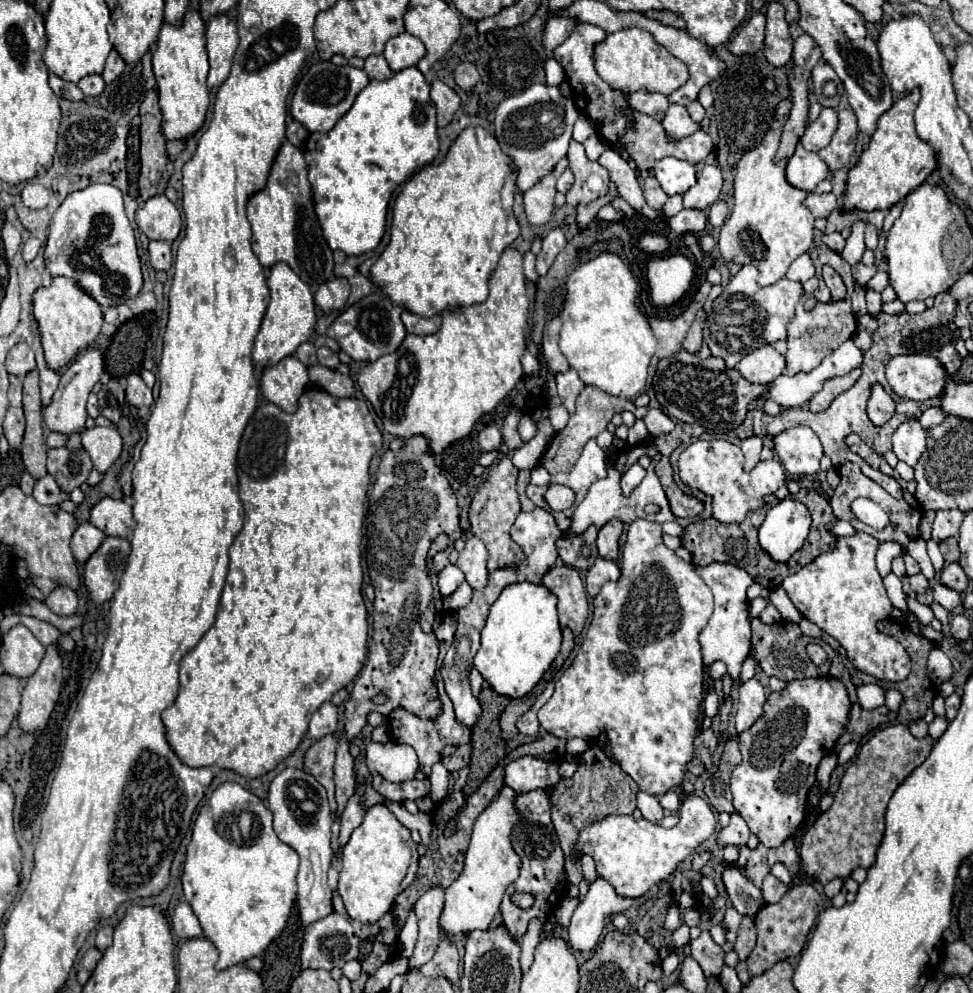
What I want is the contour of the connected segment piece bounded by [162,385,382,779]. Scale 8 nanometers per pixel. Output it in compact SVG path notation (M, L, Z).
M312 385L306 387L306 391L300 395L300 399L298 399L298 409L296 409L294 413L286 413L286 411L282 411L282 409L280 409L278 405L274 405L274 403L264 403L260 409L256 409L256 413L252 415L252 419L248 421L248 425L246 425L246 429L244 429L244 435L242 435L242 441L240 441L240 451L238 451L240 499L242 499L242 503L244 503L244 513L246 513L246 517L244 517L244 527L242 527L242 531L236 535L236 539L234 539L234 543L232 543L232 547L230 547L230 571L228 571L226 585L224 585L224 591L222 591L222 599L220 599L220 605L218 605L216 623L212 625L212 629L208 629L208 631L204 633L204 637L198 641L198 645L182 657L182 661L180 661L180 691L178 691L178 697L176 697L176 701L174 701L168 709L162 711L162 721L164 721L166 731L168 731L168 743L172 745L174 753L176 753L186 765L190 765L190 767L208 767L208 765L214 765L214 763L216 763L218 767L236 771L236 773L240 773L240 775L246 777L246 779L256 779L256 777L260 777L260 775L272 771L280 761L284 761L288 755L292 755L292 753L296 751L298 743L302 741L302 737L304 737L304 733L306 733L306 729L308 729L308 715L312 715L322 703L330 701L332 695L334 695L338 689L346 687L346 685L360 673L362 665L364 665L364 659L366 659L366 651L368 651L368 649L366 649L366 641L368 641L368 611L366 611L366 605L364 605L362 595L363 571L362 565L360 565L360 561L362 561L360 543L362 543L364 536L364 503L366 502L366 495L368 495L368 485L370 485L370 461L372 461L372 457L378 453L378 449L382 449L382 431L376 427L376 423L374 423L374 419L372 419L372 415L370 415L370 409L368 409L368 405L366 405L366 401L354 399L354 397L350 397L350 399L340 399L340 397L334 397L334 395L326 393L324 389L312 387Z

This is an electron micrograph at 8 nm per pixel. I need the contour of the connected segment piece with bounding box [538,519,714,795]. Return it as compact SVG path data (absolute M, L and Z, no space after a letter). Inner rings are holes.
M636 519L628 527L622 547L622 575L616 583L606 583L594 597L592 623L574 663L554 683L554 695L538 711L540 725L550 735L566 740L578 737L594 741L604 732L616 761L642 791L661 795L680 787L680 775L686 773L686 765L694 755L692 743L698 735L698 715L704 697L704 664L698 633L706 627L712 609L712 591L694 571L694 565L682 561L662 543L660 523Z

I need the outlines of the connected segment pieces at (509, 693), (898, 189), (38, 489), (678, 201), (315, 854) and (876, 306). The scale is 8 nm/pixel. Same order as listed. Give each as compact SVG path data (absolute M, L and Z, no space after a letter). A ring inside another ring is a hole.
M512 583L504 587L490 607L474 665L496 693L506 697L524 697L548 671L560 651L560 643L562 631L556 613L556 595L552 595L542 583Z
M914 89L906 97L898 99L880 119L878 129L872 135L868 149L862 153L860 161L848 171L846 193L842 207L874 211L874 209L890 209L900 203L910 191L926 181L926 177L936 171L936 151L916 135L914 129L914 109L918 105L920 91Z
M46 475L46 477L42 477L42 479L36 481L32 497L38 503L42 503L42 505L58 505L60 501L68 499L68 495L60 491L60 487L56 485L56 481L54 481L52 475Z
M672 195L664 205L662 205L662 211L666 217L672 217L676 213L680 213L684 207L682 207L682 197L680 195Z
M286 767L280 771L268 789L268 809L274 813L274 831L280 841L290 845L300 855L300 869L298 869L298 907L300 907L300 919L304 927L318 921L320 917L330 915L332 909L332 891L326 883L326 873L332 859L330 849L330 807L324 787L304 769L292 769ZM298 785L302 787L308 797L306 801L298 801L290 787Z
M866 289L866 303L868 303L868 313L872 317L876 317L880 313L880 307L882 307L882 301L880 301L880 293L874 291L874 289Z

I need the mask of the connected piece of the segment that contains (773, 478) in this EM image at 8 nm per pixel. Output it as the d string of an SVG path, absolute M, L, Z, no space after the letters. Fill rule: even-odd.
M710 439L696 441L680 453L680 479L692 489L700 489L702 493L714 499L714 519L718 519L720 523L740 523L750 511L760 509L764 505L764 495L776 493L778 487L786 483L786 471L778 459L770 459L760 461L750 473L746 473L742 469L738 445L726 439Z

